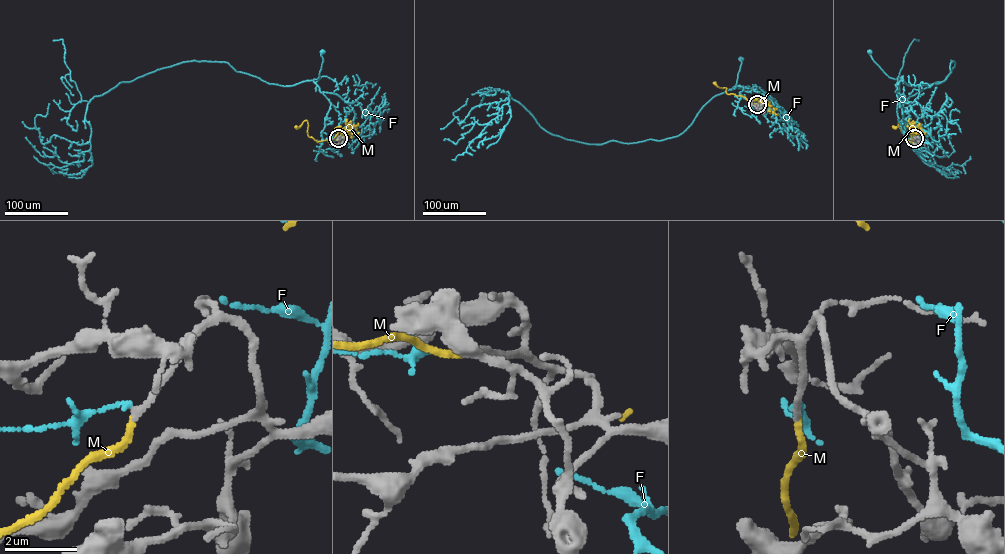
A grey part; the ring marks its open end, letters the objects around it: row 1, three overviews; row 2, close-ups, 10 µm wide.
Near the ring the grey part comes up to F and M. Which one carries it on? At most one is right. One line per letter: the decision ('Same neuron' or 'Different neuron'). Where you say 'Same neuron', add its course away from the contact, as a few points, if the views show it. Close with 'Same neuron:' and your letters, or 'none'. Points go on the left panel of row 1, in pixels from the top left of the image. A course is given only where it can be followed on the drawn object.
F: Different neuron
M: Same neuron. Its course: (338, 138), (330, 142), (317, 142), (308, 135), (306, 120), (294, 127)
Same neuron: M

